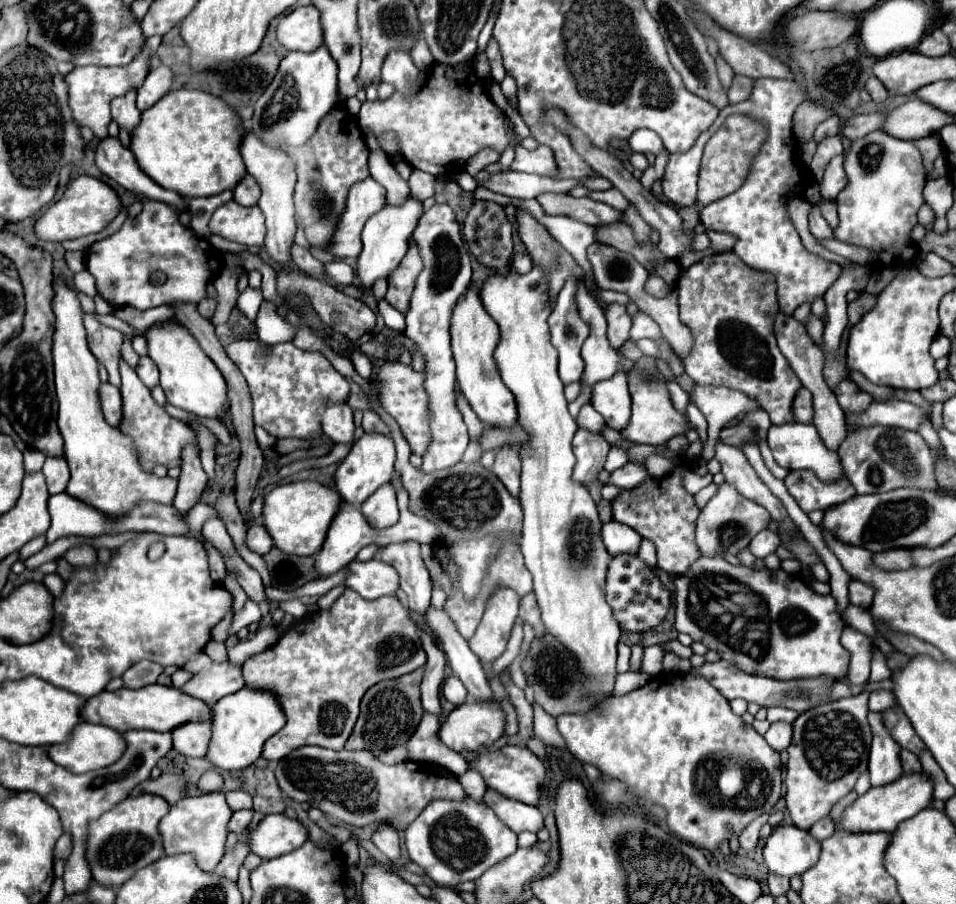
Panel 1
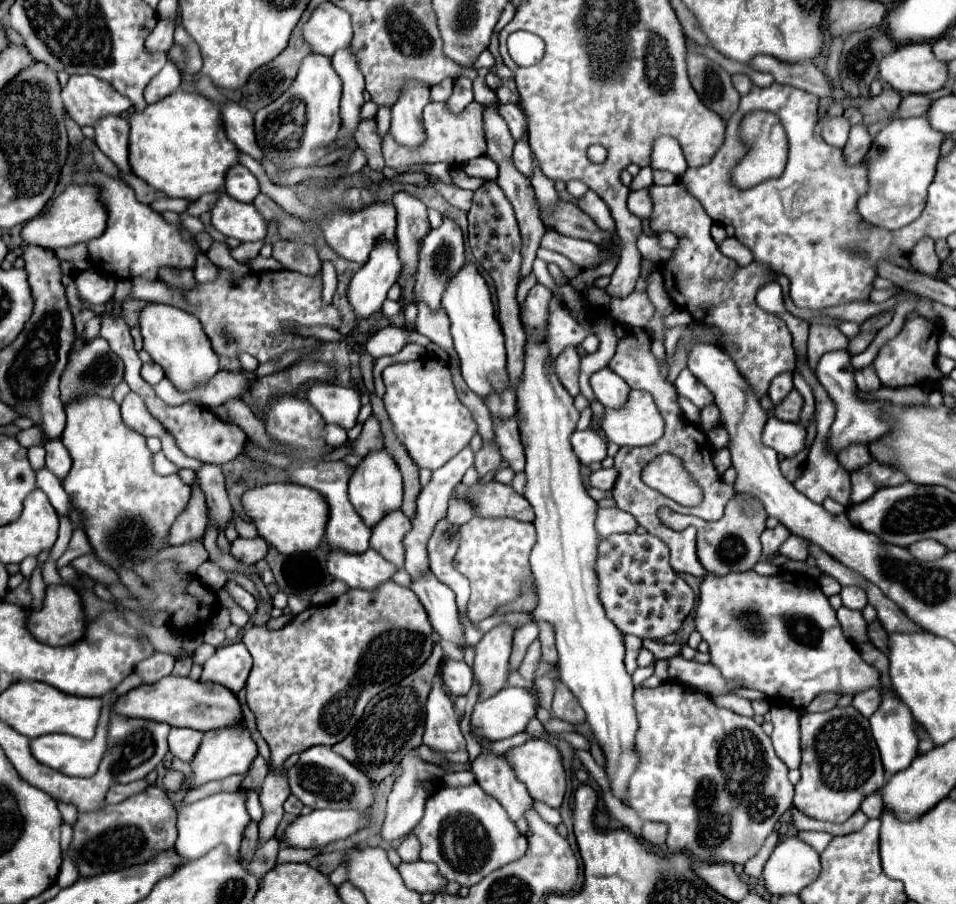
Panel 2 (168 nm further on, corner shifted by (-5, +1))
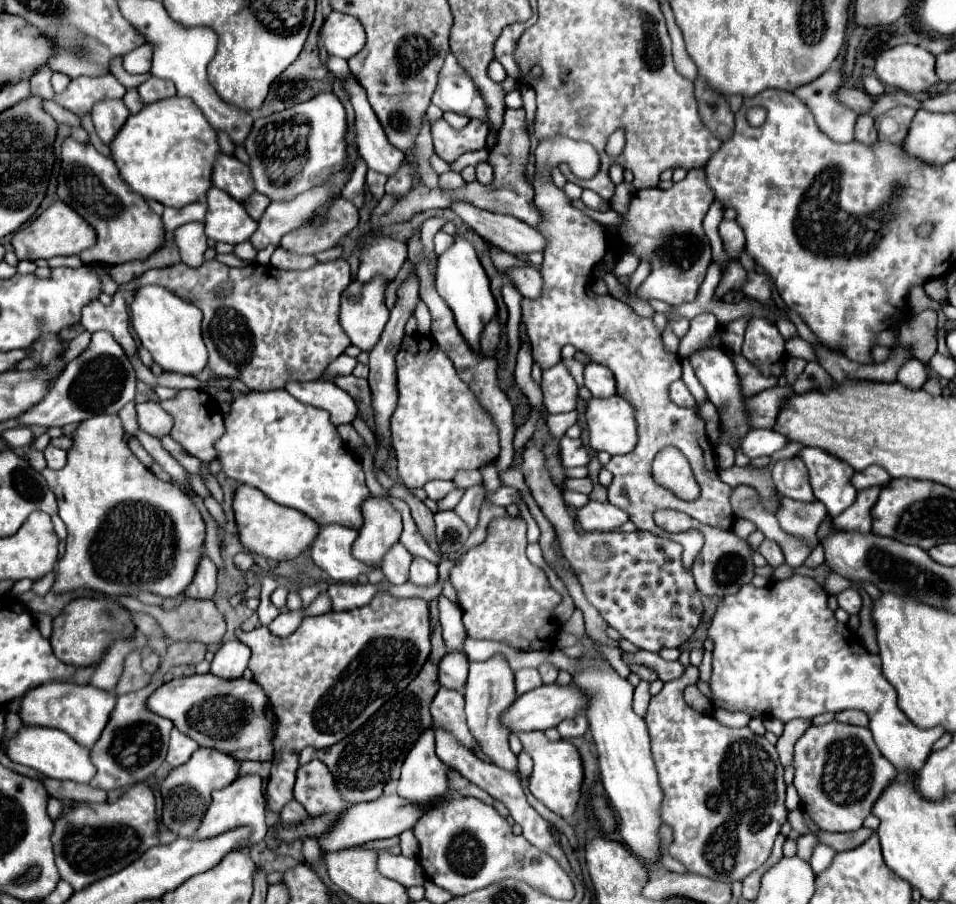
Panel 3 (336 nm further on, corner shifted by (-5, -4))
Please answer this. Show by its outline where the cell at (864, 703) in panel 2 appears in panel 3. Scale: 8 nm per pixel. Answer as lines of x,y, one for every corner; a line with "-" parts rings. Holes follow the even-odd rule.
858,709
840,711
840,713
836,715
836,721
850,723
850,725
860,725
860,727
868,727
868,715
866,715
864,711
858,711

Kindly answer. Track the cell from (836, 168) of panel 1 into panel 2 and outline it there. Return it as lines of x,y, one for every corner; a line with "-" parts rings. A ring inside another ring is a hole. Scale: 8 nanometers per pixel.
856,124
852,126
850,130
850,138
844,146
844,156
848,160
848,164
856,164
856,162
862,162
862,158
866,156
866,152
870,150
872,146
872,136
868,132
868,128
864,124

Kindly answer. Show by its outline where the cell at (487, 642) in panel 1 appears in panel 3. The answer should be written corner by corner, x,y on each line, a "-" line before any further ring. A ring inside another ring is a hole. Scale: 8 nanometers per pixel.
494,653
486,661
472,661
468,683
464,689
464,697
466,697
468,729
474,735
474,739
478,741
482,755
486,755
500,769
516,773
516,755
508,747
508,729
504,729
500,725
500,713
516,699
514,673
508,665
508,659
502,653

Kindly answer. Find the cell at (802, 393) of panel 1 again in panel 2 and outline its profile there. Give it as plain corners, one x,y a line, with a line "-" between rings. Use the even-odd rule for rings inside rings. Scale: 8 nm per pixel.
792,390
776,408
774,408
774,416
778,420
784,420
784,422
798,422
800,418
800,412
802,412
802,406
804,406
804,400
800,396
798,390

